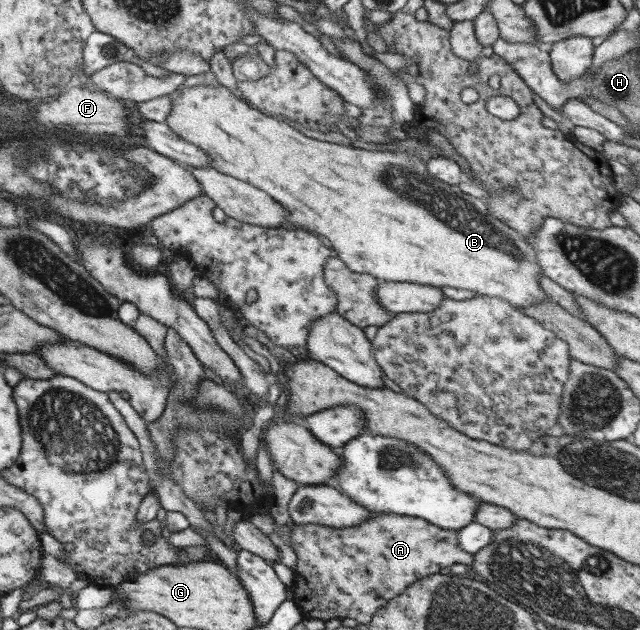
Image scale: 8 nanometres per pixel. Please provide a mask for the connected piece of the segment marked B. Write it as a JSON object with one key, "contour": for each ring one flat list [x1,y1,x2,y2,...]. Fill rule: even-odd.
{"contour":[[222,85,185,87,169,98,170,112,164,122,178,137,206,153,214,170,262,190,288,208,286,221,319,235,352,272,370,274,384,282,464,288,476,296,503,298,515,308,528,308,546,300,546,293,538,285,542,269,526,240,490,216,482,199,430,176,426,161,406,152,364,150,312,139,280,118,248,106]]}

